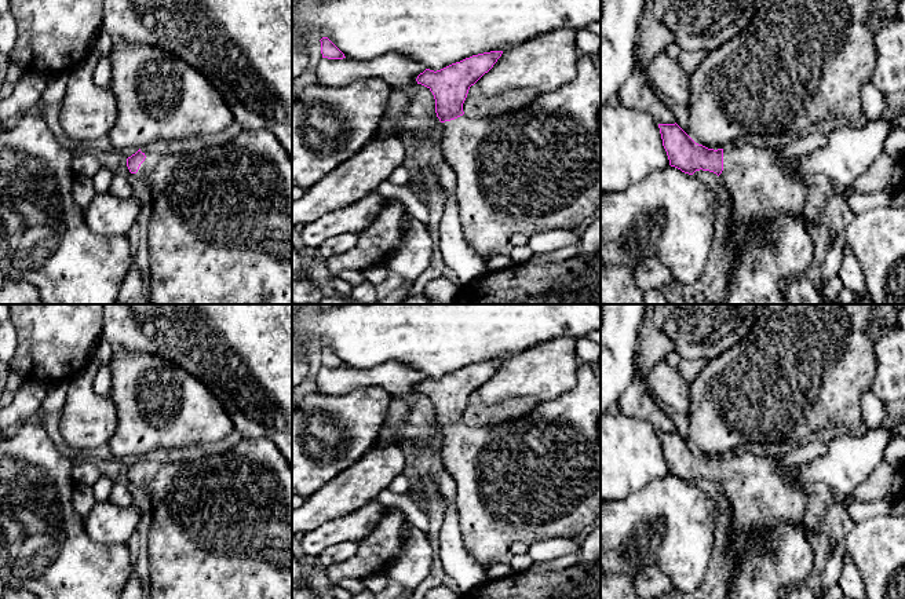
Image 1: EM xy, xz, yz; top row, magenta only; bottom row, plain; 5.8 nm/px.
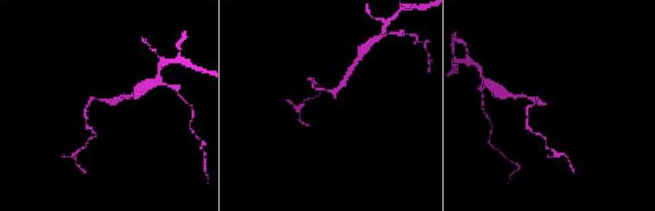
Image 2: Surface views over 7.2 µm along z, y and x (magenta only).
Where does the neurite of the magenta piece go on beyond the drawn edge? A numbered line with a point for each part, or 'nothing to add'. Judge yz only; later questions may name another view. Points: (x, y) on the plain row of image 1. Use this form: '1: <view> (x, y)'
1: yz (761, 499)

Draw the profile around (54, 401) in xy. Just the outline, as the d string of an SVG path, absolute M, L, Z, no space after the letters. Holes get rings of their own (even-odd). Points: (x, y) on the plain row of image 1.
M69 381L52 383L41 403L40 412L47 414L61 413L67 394Z

